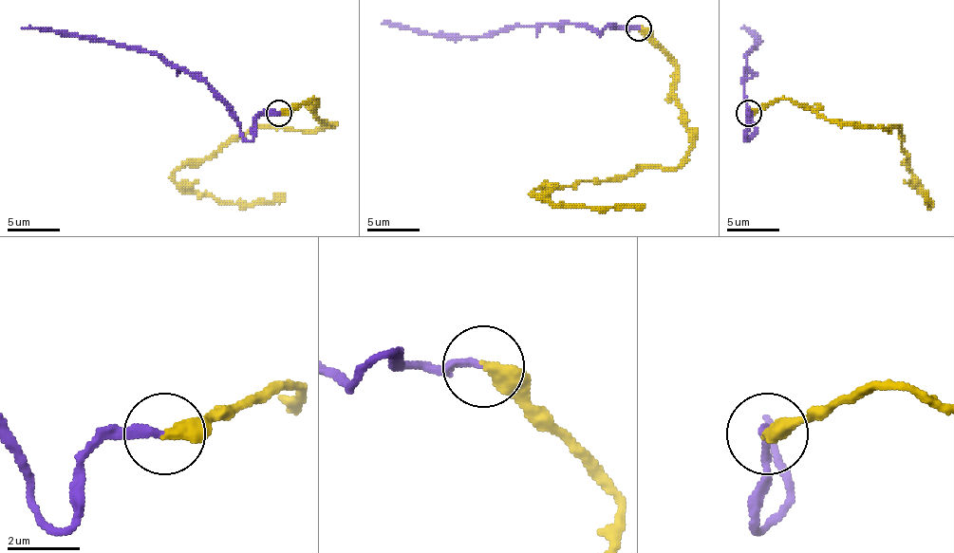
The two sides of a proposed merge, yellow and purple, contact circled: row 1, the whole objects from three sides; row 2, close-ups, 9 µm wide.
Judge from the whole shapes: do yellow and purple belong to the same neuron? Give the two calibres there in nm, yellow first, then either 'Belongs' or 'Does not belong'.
Thickness 420 nm (yellow) against 240 nm. Belongs

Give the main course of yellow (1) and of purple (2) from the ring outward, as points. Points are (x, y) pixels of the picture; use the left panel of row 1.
1: (279, 112), (316, 99), (313, 112), (332, 125), (232, 136), (174, 180), (221, 201), (274, 204), (285, 193)
2: (279, 112), (264, 112), (248, 140), (234, 112), (203, 81), (166, 64), (156, 54), (121, 44), (22, 27)

